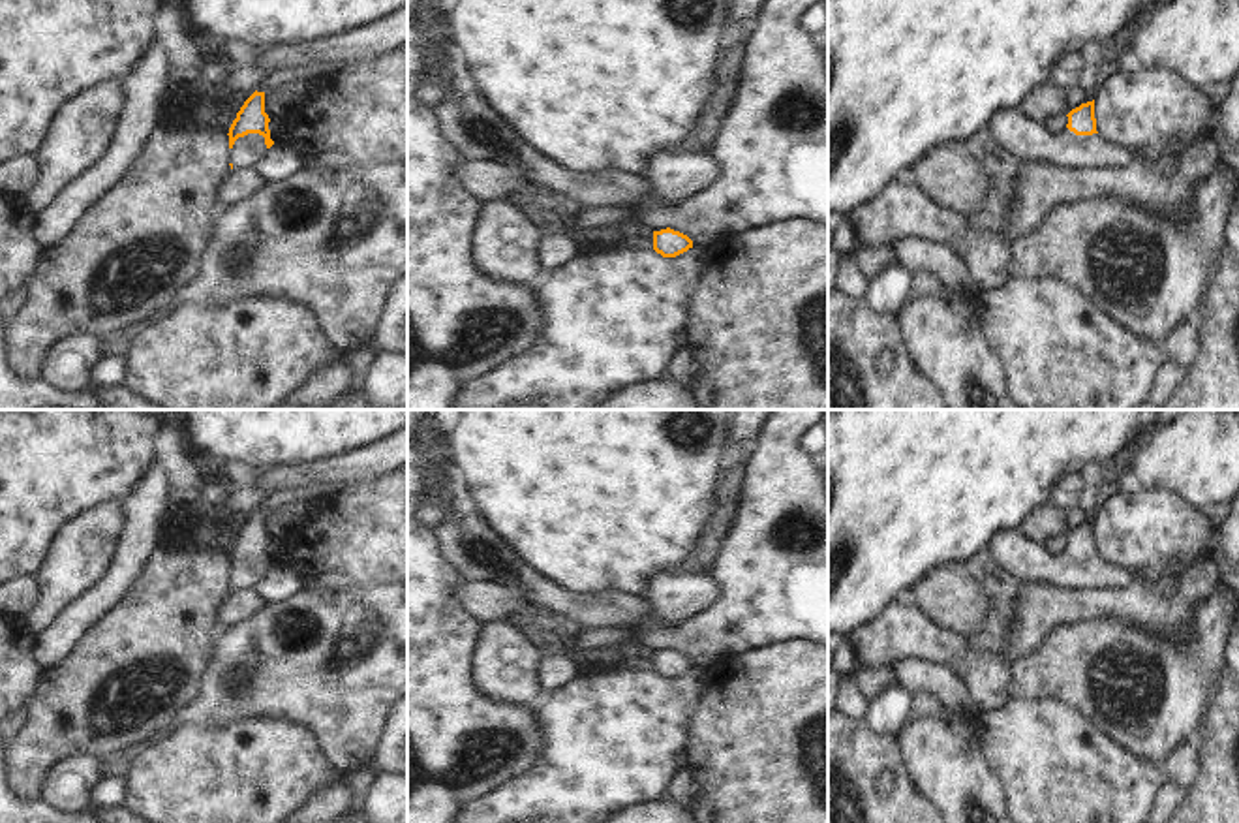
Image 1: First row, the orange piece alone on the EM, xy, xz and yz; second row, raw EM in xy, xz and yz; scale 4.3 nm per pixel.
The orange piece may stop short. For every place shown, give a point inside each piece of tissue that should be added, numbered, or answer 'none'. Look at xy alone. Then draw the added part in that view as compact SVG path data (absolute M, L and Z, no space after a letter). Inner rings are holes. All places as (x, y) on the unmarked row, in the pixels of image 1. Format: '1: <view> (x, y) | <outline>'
1: xy (246, 572) | M248 554L235 562L229 573L229 582L233 584L233 590L253 590L265 571L265 558L259 554Z

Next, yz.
1: yz (1027, 560) | M1023 530L999 532L989 552L1021 582L1046 582L1066 590L1123 590L1141 582L1141 569L1121 569L1100 554L1076 556L1068 549L1053 556L1048 545L1032 541Z

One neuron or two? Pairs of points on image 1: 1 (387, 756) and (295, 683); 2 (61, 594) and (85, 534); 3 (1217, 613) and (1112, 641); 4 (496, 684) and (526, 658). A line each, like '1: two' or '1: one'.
1: two
2: one
3: one
4: one

